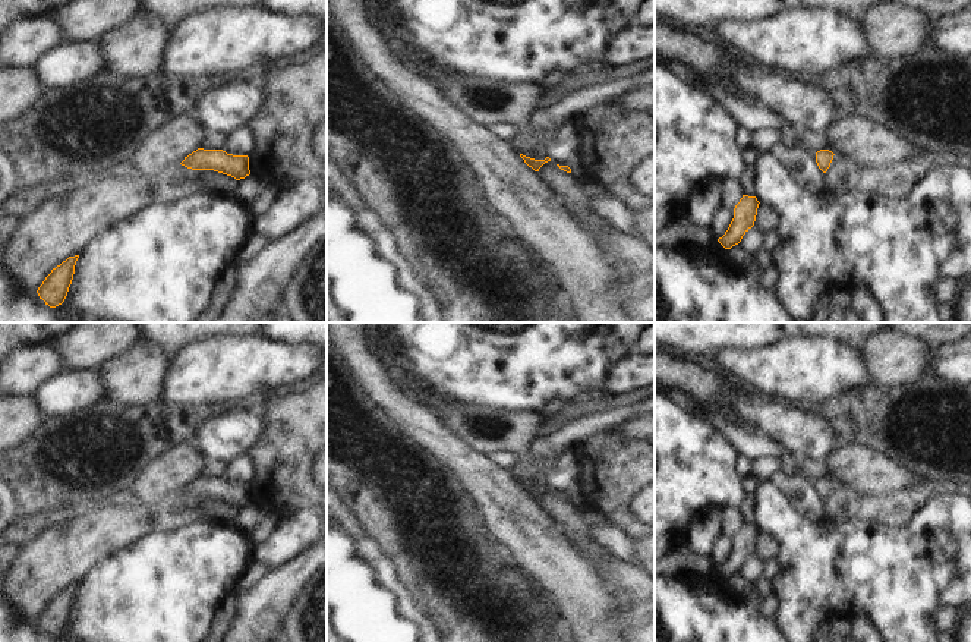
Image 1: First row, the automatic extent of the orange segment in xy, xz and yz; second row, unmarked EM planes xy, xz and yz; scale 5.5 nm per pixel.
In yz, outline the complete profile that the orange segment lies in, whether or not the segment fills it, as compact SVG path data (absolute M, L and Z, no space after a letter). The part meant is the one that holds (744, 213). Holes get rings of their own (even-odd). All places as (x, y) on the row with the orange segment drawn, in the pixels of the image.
M743 195L734 208L734 218L728 230L718 239L725 249L738 245L743 236L754 226L759 204L756 196Z

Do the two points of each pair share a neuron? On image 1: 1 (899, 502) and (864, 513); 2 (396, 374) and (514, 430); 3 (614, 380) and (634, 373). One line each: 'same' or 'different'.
1: same
2: same
3: same

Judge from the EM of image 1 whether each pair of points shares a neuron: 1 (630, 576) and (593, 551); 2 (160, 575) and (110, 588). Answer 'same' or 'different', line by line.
1: same
2: same

